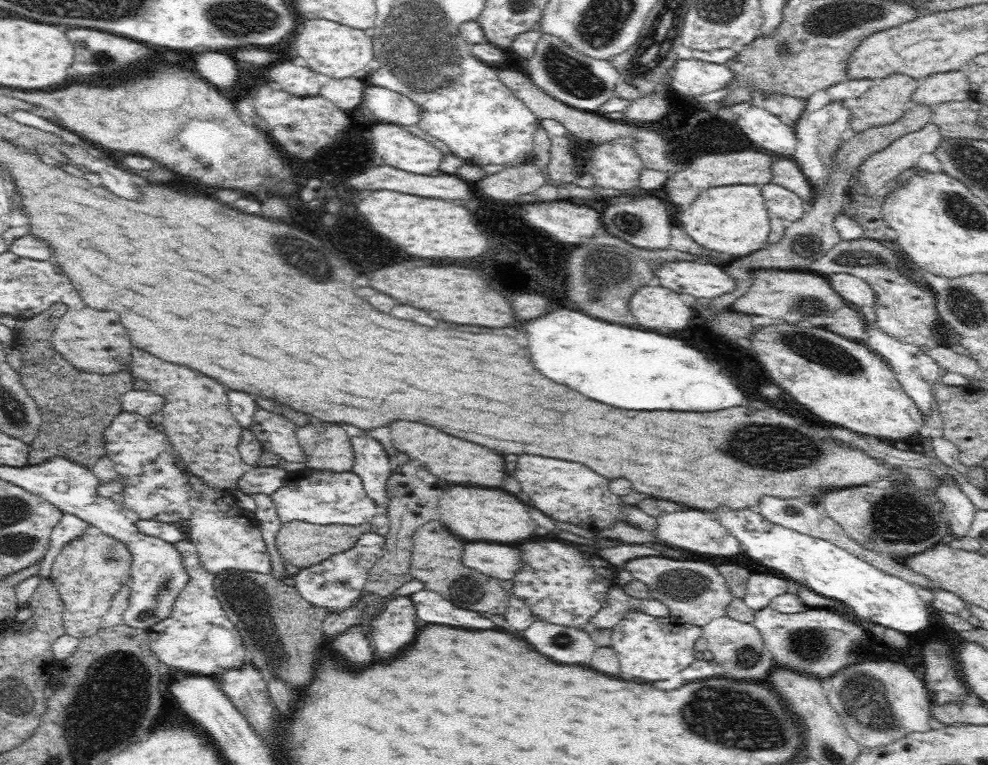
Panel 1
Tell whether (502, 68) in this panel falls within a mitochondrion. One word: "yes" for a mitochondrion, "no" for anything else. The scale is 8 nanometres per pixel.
no

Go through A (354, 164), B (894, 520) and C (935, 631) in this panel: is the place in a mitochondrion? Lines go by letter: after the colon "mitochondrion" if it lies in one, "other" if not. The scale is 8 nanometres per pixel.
A: other
B: mitochondrion
C: other

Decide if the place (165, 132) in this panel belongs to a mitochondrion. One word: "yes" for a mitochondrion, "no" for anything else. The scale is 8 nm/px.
no

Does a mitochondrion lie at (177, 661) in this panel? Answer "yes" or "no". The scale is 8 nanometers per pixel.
no

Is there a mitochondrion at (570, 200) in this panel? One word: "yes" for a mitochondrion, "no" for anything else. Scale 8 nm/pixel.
no

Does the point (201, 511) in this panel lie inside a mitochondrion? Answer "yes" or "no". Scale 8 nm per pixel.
no

